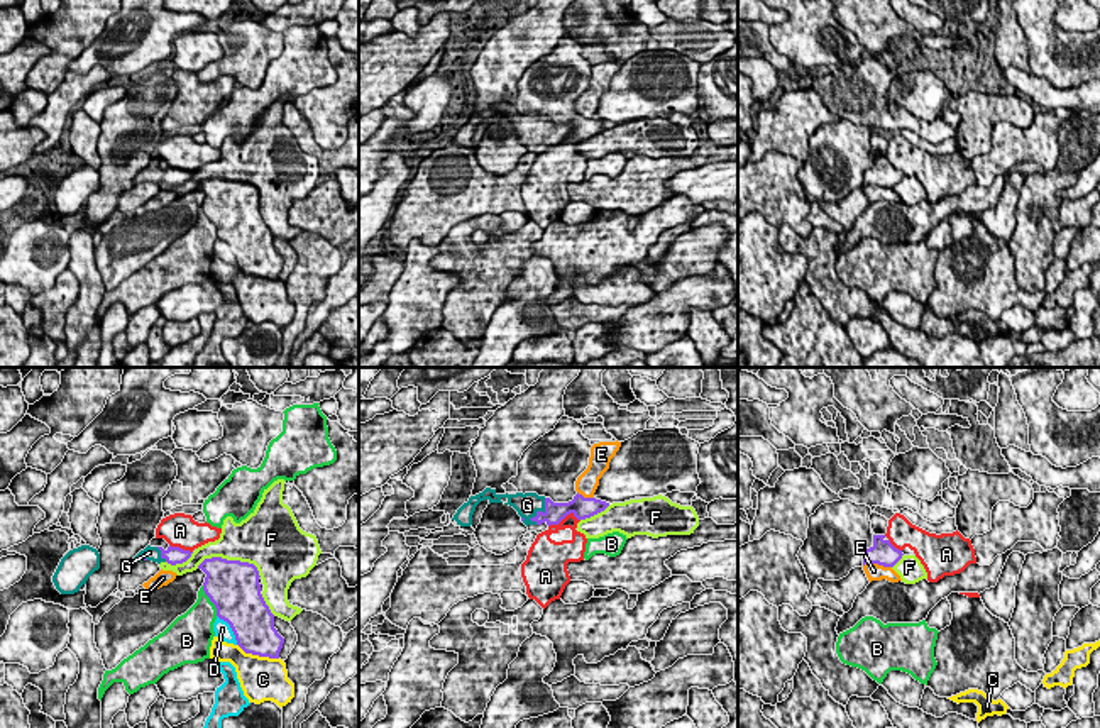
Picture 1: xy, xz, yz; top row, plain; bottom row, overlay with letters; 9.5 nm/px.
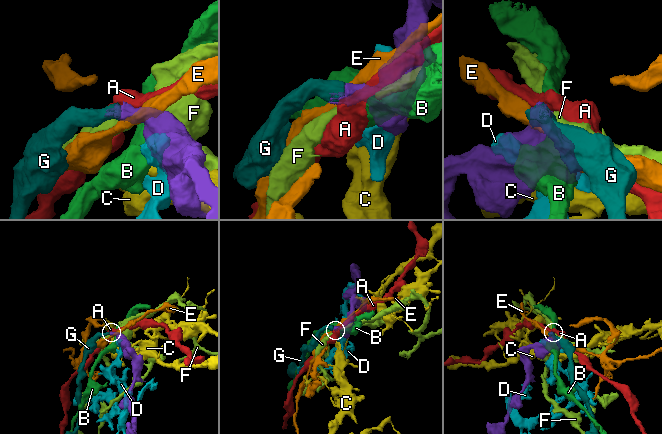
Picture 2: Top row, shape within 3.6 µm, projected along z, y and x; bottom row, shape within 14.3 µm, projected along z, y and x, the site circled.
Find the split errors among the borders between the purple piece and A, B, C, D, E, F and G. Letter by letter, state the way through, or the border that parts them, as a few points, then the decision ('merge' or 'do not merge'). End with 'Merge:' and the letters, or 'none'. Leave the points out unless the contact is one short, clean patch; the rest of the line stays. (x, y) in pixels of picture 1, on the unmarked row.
A: do not merge
B: do not merge
C: do not merge
D: do not merge
E: do not merge
F: do not merge
G: merge
Merge: G

